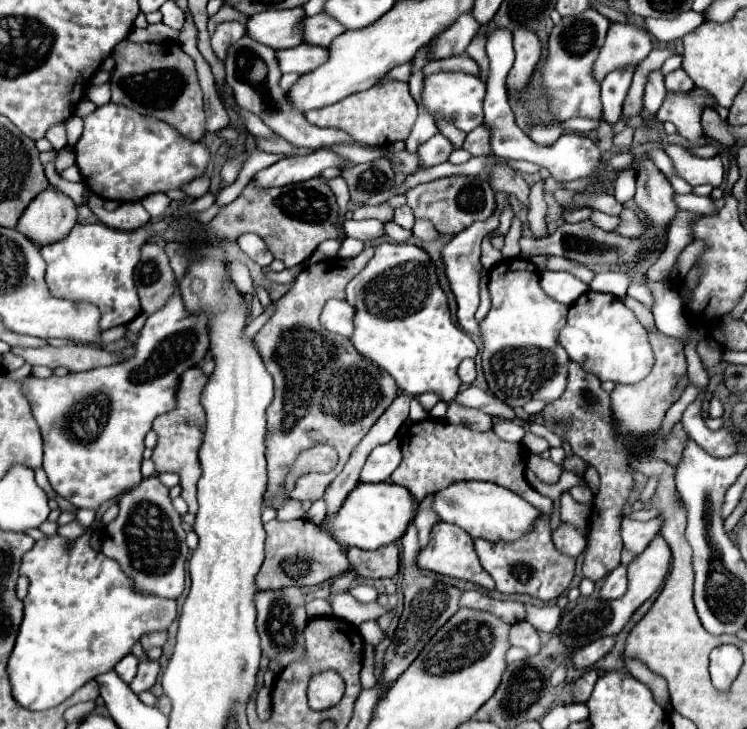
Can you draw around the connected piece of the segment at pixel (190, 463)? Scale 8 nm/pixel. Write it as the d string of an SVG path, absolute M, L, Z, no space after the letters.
M190 368L180 376L178 392L176 392L176 408L168 414L162 414L154 420L154 430L158 432L158 446L154 448L152 460L156 464L156 472L176 472L180 476L182 498L188 502L192 514L198 510L196 502L196 482L200 478L200 464L198 464L198 448L202 444L202 432L206 428L206 414L200 404L200 392L206 386L206 376L200 368Z

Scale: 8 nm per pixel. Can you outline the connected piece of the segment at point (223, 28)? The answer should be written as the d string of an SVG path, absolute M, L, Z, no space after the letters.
M227 21L216 26L211 37L211 46L220 60L226 60L226 50L230 44L240 40L244 34L244 26L240 22Z

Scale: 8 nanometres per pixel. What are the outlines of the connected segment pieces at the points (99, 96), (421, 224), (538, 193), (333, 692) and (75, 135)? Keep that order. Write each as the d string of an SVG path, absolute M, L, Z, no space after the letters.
M108 84L92 86L92 88L88 90L88 100L92 100L96 106L108 104L108 102L110 102L110 86L108 86Z
M416 220L412 232L414 232L414 236L416 236L418 240L422 240L422 242L432 242L432 240L436 240L436 238L440 236L428 220Z
M544 180L536 182L532 188L530 188L530 208L528 208L528 224L530 224L530 230L534 234L534 238L542 238L548 234L546 230L546 222L544 222L544 216L546 216L546 202L544 202Z
M320 672L312 676L308 690L308 704L312 710L326 710L336 706L344 694L344 680L338 672Z
M70 116L66 120L66 136L68 136L68 146L74 146L82 134L82 118Z

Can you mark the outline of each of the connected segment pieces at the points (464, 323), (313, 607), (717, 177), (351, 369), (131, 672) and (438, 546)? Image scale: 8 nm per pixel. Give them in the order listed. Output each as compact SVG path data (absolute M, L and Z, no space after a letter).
M496 194L496 202L498 202L498 208L494 212L494 216L490 216L486 222L476 222L472 224L470 228L466 228L464 232L456 234L444 248L442 248L442 262L444 262L444 268L446 268L446 278L448 278L448 284L450 284L450 290L454 292L456 296L456 304L458 304L458 312L456 312L456 320L458 324L470 332L470 334L480 334L478 330L478 322L474 318L474 312L478 308L478 302L480 302L480 296L478 296L478 280L480 280L480 270L482 270L482 264L480 264L480 240L498 228L498 216L506 204L508 196L506 194Z
M317 599L306 605L306 611L309 618L332 616L332 608L327 599Z
M678 144L666 146L666 154L672 158L676 172L690 186L710 184L710 186L718 188L722 184L724 168L722 168L720 156L714 156L714 158L696 158L684 146L678 146Z
M364 248L356 258L330 258L306 266L292 288L278 300L274 316L254 336L256 348L274 376L274 402L268 408L268 490L266 496L276 496L284 488L284 476L296 456L316 444L330 444L338 450L338 464L330 474L304 474L296 480L290 492L292 500L316 502L322 490L344 468L350 452L366 436L372 424L398 396L394 378L356 352L352 342L340 334L322 328L318 316L328 298L346 298L346 284L368 264L374 248Z
M128 654L128 656L124 656L116 666L114 666L114 670L116 670L116 674L126 682L126 684L130 684L130 680L136 676L136 672L138 672L138 658L134 656L134 654Z
M440 522L432 528L432 538L430 544L422 550L417 556L417 564L425 570L432 572L440 572L440 574L448 574L454 578L464 578L464 580L472 580L480 586L484 586L486 590L494 590L494 580L492 576L482 568L476 550L474 550L474 540L472 536L462 530L456 524L448 524L448 522Z

